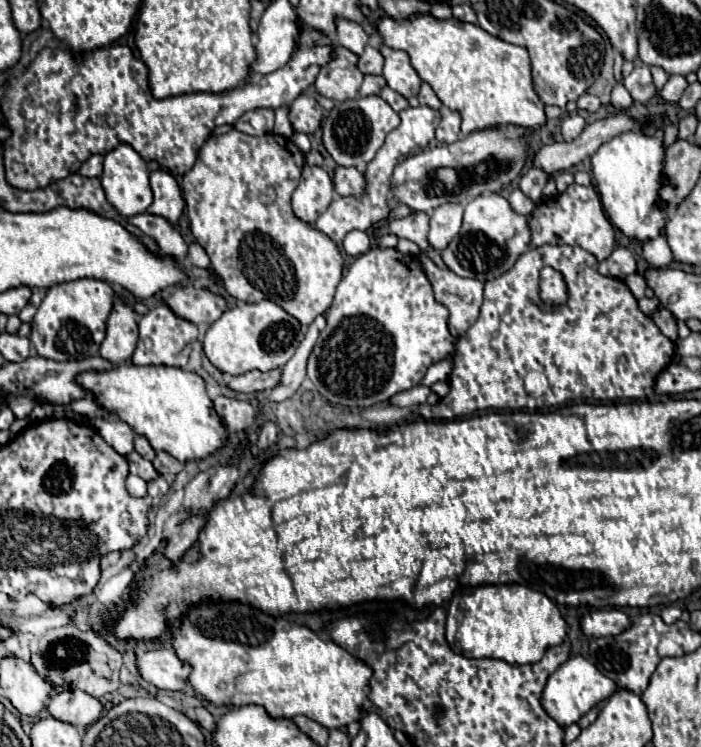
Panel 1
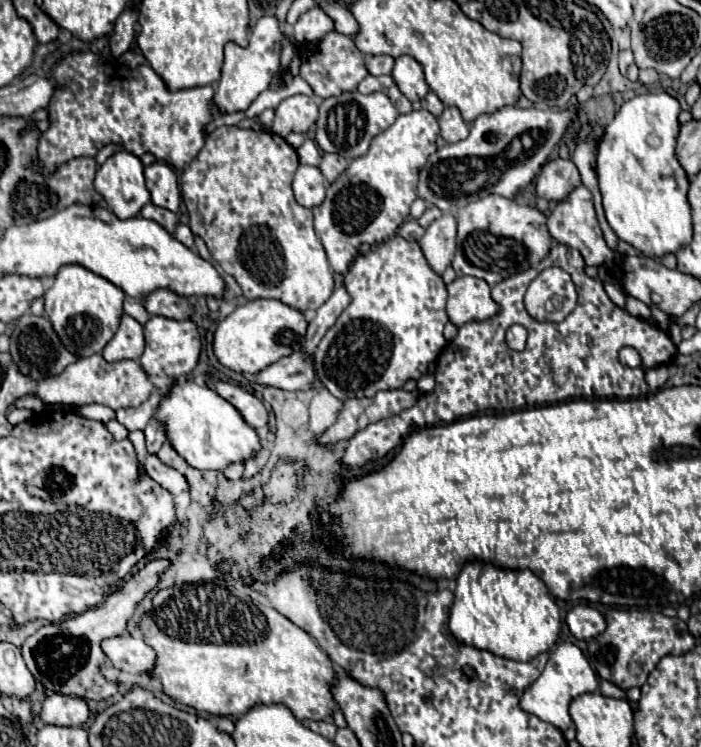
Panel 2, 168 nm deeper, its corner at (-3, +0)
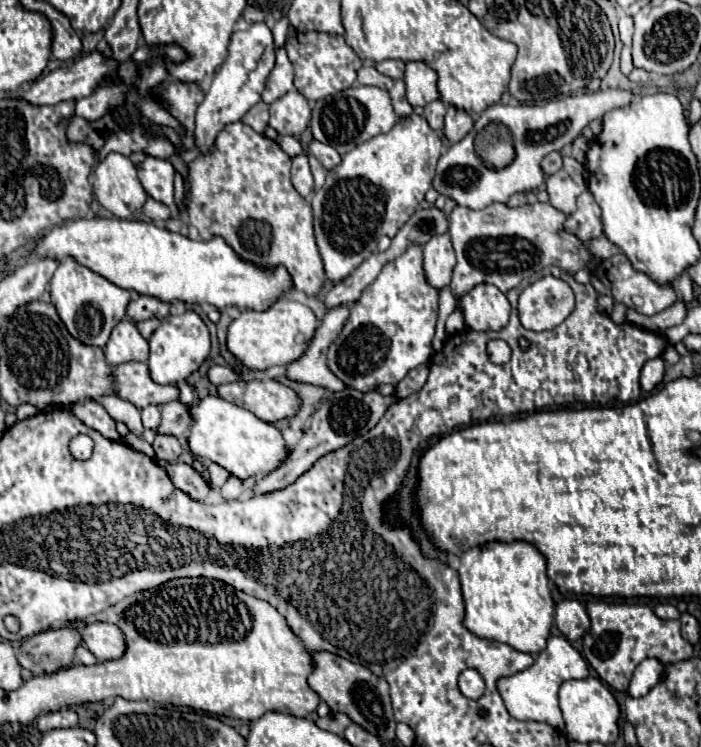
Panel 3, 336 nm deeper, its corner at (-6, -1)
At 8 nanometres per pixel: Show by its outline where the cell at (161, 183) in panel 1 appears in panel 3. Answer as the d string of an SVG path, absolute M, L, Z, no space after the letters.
M148 156L138 164L138 178L154 200L174 208L174 166L168 160Z

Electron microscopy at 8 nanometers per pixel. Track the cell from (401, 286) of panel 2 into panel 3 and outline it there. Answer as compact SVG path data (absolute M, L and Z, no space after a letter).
M412 244L406 248L402 256L392 262L386 262L380 270L378 278L368 284L360 296L360 300L352 306L350 318L346 320L344 328L328 348L328 368L334 376L338 376L348 388L358 392L372 392L380 384L398 384L410 370L416 366L430 362L434 348L432 338L436 334L436 320L438 320L438 300L440 290L434 288L426 280L424 264L422 264L422 246Z

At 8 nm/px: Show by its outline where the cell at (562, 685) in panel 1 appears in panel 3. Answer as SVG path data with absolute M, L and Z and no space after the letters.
M548 638L546 648L536 656L534 666L514 674L512 678L500 678L498 690L508 708L508 712L518 720L536 720L546 722L558 730L564 730L562 710L558 706L558 690L566 680L584 680L588 678L588 664L584 664L582 654L564 638Z

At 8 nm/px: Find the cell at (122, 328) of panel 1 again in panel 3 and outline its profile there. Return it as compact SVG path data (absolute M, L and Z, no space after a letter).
M124 318L114 330L106 344L106 362L116 366L120 362L146 362L148 360L148 340L138 332L136 322Z

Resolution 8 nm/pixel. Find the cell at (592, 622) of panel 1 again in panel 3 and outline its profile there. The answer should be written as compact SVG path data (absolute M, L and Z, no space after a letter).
M562 600L556 606L556 626L568 640L580 640L590 630L586 606L578 600Z

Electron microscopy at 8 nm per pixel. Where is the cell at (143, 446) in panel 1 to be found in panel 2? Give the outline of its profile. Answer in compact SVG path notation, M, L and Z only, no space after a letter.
M153 419L145 427L145 437L147 437L147 449L149 449L149 453L157 453L161 449L161 445L167 441L165 429L163 429L161 423L157 423L157 419Z

